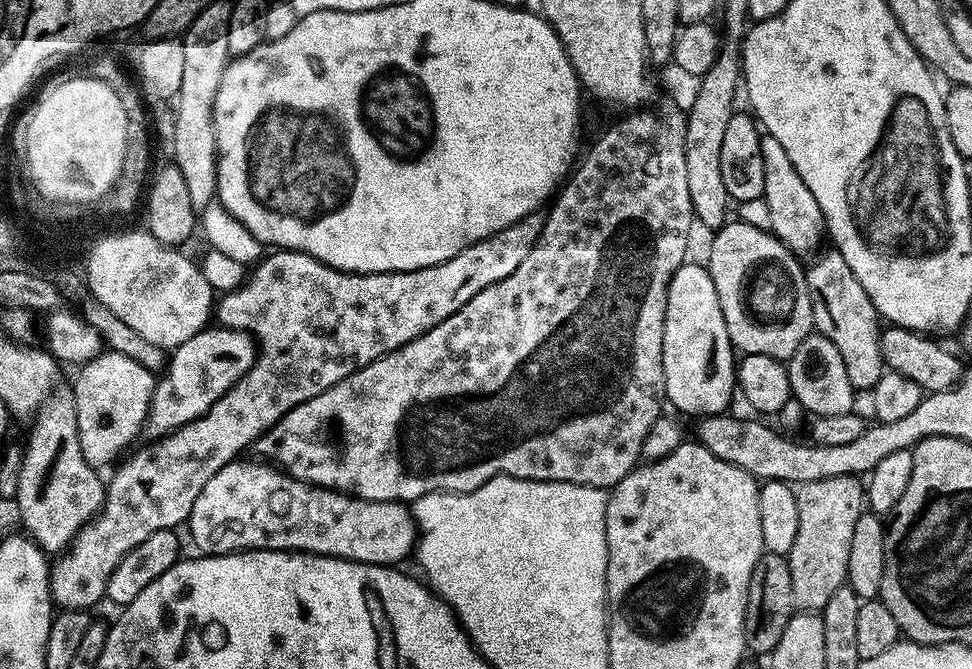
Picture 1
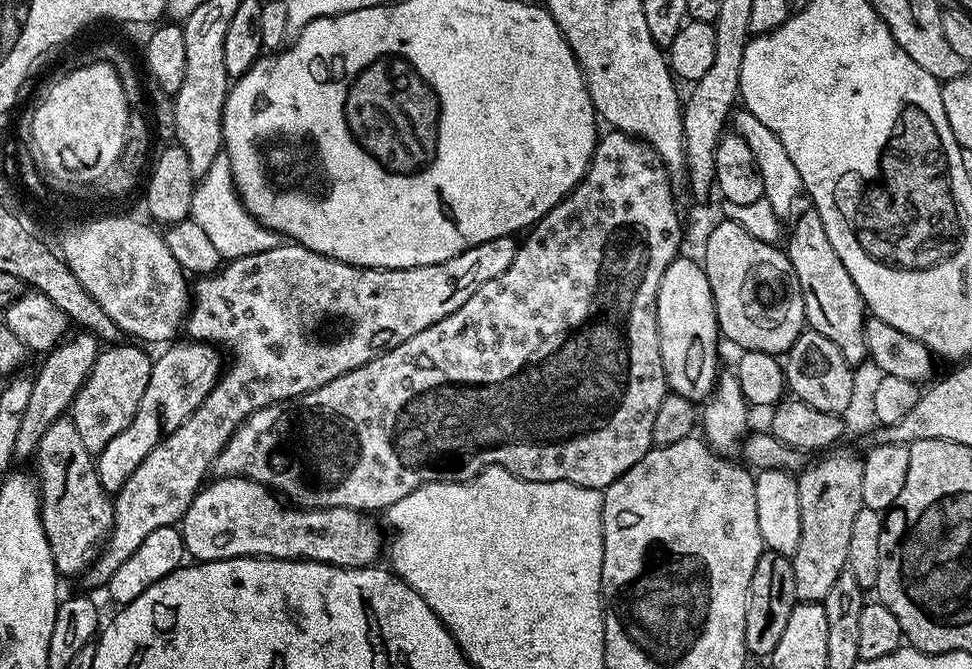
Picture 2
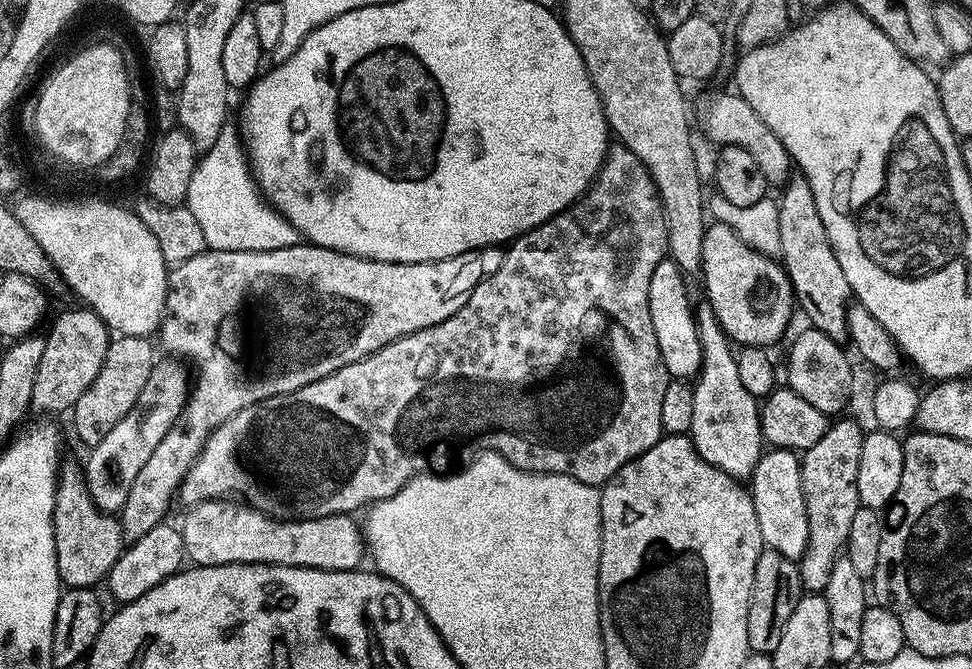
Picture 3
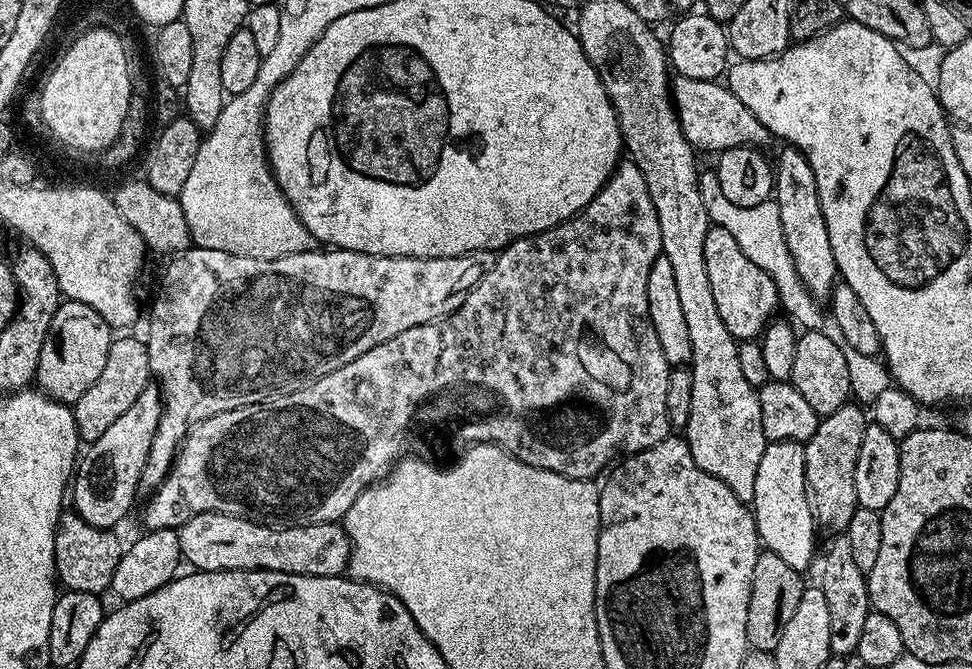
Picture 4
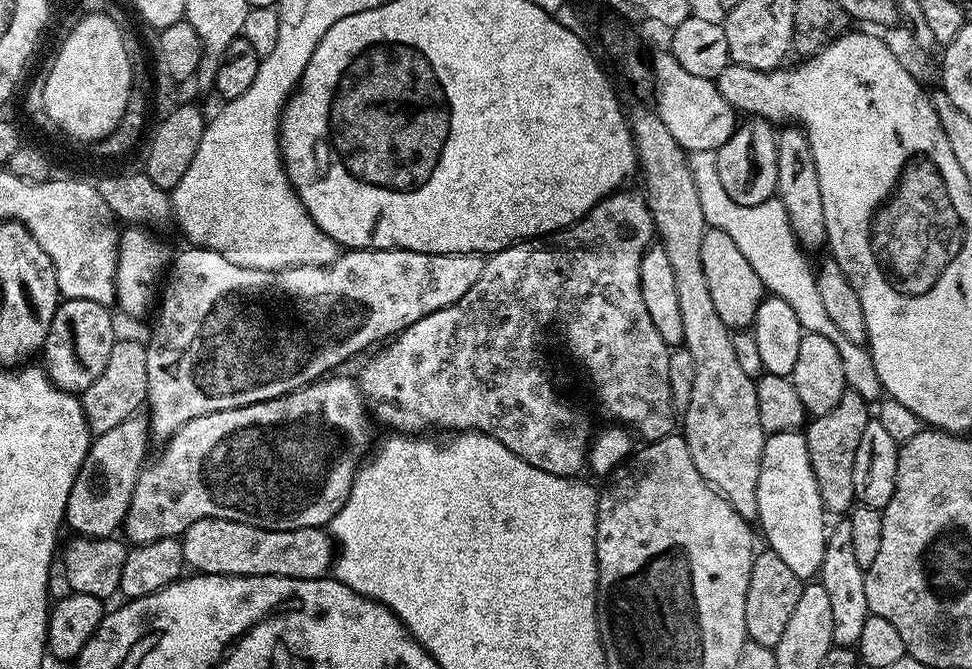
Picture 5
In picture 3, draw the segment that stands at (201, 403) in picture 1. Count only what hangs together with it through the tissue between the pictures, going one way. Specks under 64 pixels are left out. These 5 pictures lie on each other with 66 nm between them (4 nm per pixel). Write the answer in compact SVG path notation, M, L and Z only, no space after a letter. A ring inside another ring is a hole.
M161 359L150 370L150 378L146 378L146 386L142 386L138 402L130 406L130 414L126 414L126 418L122 418L122 422L118 422L114 430L102 438L102 442L91 445L89 452L92 453L88 461L83 461L84 481L90 498L94 506L105 514L116 514L123 508L130 494L130 486L134 486L134 478L138 478L138 470L146 466L150 454L154 454L154 446L166 438L167 431L188 401L189 369L179 359L167 359Z

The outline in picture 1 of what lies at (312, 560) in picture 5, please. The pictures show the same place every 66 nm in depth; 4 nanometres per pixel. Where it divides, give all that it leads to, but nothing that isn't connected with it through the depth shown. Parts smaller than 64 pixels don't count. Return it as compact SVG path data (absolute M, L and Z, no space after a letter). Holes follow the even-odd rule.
M237 458L230 461L206 486L202 486L202 494L198 494L198 499L194 501L194 510L190 510L186 521L186 529L192 535L192 540L196 543L196 552L207 554L209 556L225 556L228 552L242 552L253 548L269 548L270 550L282 550L283 552L313 552L319 556L337 556L343 560L353 560L363 564L386 564L389 566L399 565L399 560L404 560L407 556L413 555L414 549L418 543L418 529L416 520L412 516L411 507L407 503L399 500L364 500L360 496L350 496L346 492L336 492L333 488L318 488L314 484L307 484L301 480L295 480L275 464L261 462L259 459L244 460L246 458Z

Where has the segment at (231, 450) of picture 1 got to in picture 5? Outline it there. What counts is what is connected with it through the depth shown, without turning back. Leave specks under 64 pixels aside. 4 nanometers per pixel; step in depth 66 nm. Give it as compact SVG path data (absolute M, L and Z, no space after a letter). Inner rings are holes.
M188 246L185 249L185 252L180 252L177 256L175 253L174 259L171 261L166 279L162 284L162 291L158 296L158 311L155 313L155 316L157 315L156 325L152 328L152 337L146 340L148 349L146 354L146 382L148 383L146 415L151 439L157 440L157 442L170 439L175 432L182 430L182 426L186 426L186 422L194 422L194 418L202 418L202 414L245 408L251 404L266 402L291 392L297 392L307 384L315 384L317 380L337 369L334 367L344 363L363 348L378 340L384 342L391 337L399 336L410 326L414 326L414 322L418 322L418 318L426 318L426 314L434 314L434 310L442 310L454 302L458 302L458 298L462 298L462 294L466 294L466 290L470 290L470 286L474 286L474 282L478 282L485 262L485 257L475 252L426 254L401 248L354 248L341 251L336 260L329 264L295 264L292 268L280 268L277 272L271 272L270 270L238 266L209 248Z

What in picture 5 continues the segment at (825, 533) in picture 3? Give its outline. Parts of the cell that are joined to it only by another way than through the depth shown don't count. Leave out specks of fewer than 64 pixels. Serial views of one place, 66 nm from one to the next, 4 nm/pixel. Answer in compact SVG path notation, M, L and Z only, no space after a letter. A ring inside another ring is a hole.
M845 390L842 398L838 398L838 406L834 406L834 410L830 410L830 414L817 416L807 425L810 466L814 466L814 478L818 478L818 490L822 494L825 513L847 513L856 500L854 454L858 450L862 430L866 430L870 419L868 408L870 408L869 401L864 400L862 394Z

